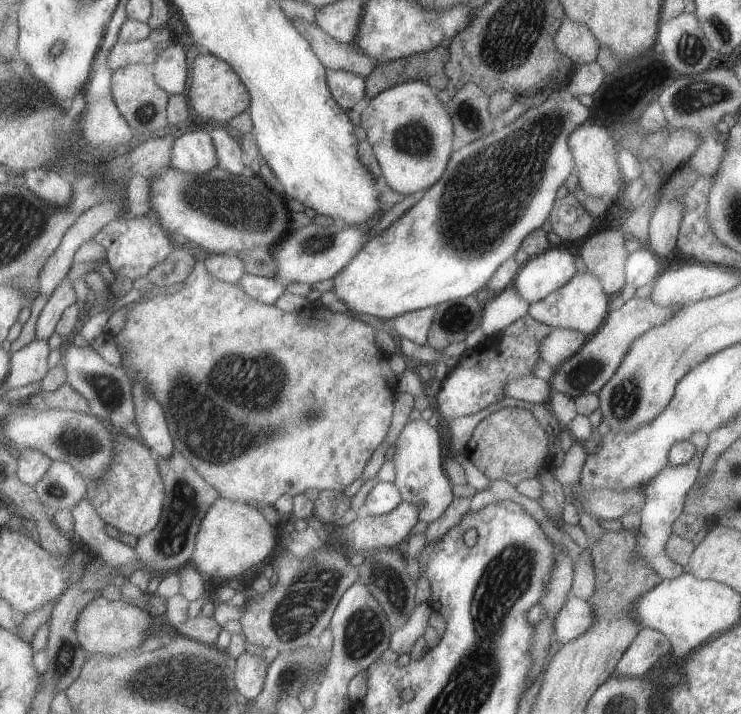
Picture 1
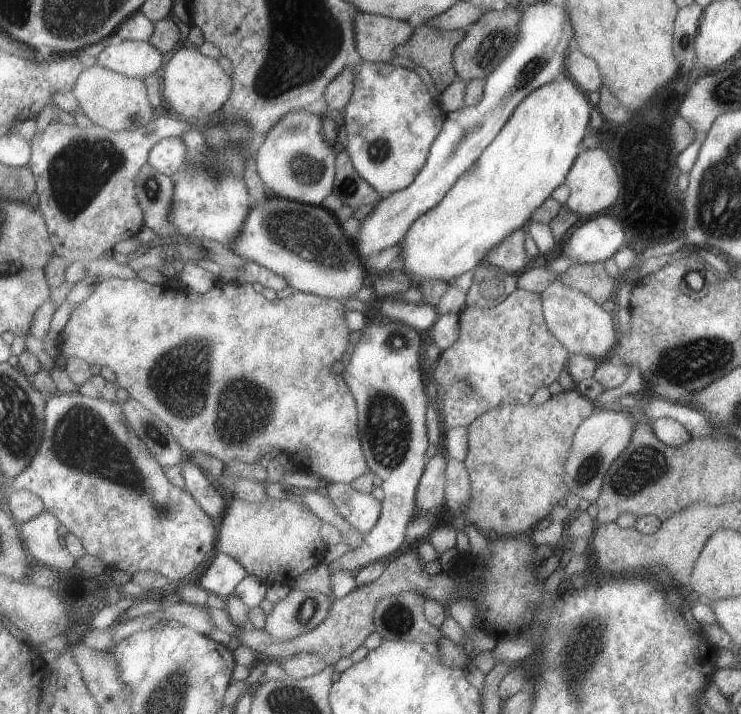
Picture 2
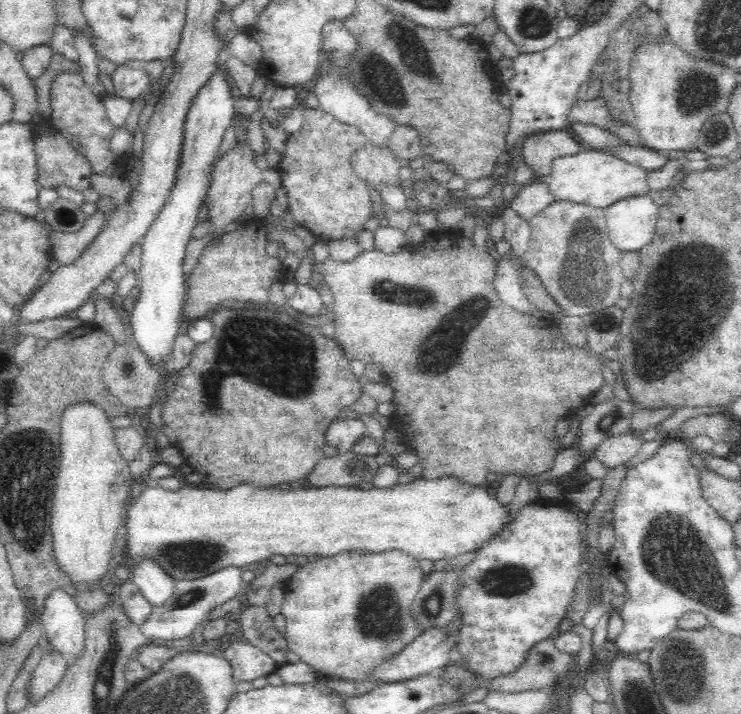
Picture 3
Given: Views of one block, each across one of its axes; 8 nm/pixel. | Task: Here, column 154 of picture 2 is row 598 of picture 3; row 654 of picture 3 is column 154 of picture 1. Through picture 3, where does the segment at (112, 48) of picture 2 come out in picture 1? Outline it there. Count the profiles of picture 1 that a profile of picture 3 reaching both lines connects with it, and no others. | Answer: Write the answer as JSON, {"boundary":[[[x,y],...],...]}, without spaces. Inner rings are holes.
{"boundary":[[[172,44],[169,48],[160,50],[154,72],[162,88],[172,95],[185,95],[188,92],[188,80],[190,80],[186,48],[182,44],[180,46]]]}

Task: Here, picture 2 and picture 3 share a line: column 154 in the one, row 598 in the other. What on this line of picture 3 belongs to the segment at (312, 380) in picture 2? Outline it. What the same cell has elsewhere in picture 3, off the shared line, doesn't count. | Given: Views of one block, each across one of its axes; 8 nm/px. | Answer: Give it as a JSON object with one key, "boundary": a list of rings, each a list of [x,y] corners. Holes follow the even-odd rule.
{"boundary":[[[352,548],[348,551],[336,552],[336,554],[330,554],[328,556],[320,556],[316,561],[308,560],[306,564],[299,567],[293,574],[290,574],[290,578],[283,584],[285,594],[284,602],[280,607],[280,613],[282,613],[286,621],[284,637],[287,641],[288,648],[290,648],[291,652],[296,653],[302,662],[322,672],[324,677],[333,675],[341,677],[342,679],[360,679],[362,672],[364,672],[370,664],[380,662],[380,660],[386,658],[386,656],[392,656],[392,654],[396,653],[400,648],[404,648],[408,642],[412,642],[412,638],[419,633],[410,615],[410,604],[412,600],[414,600],[425,575],[414,557],[399,550],[376,552],[375,550],[368,550],[367,548]]]}

